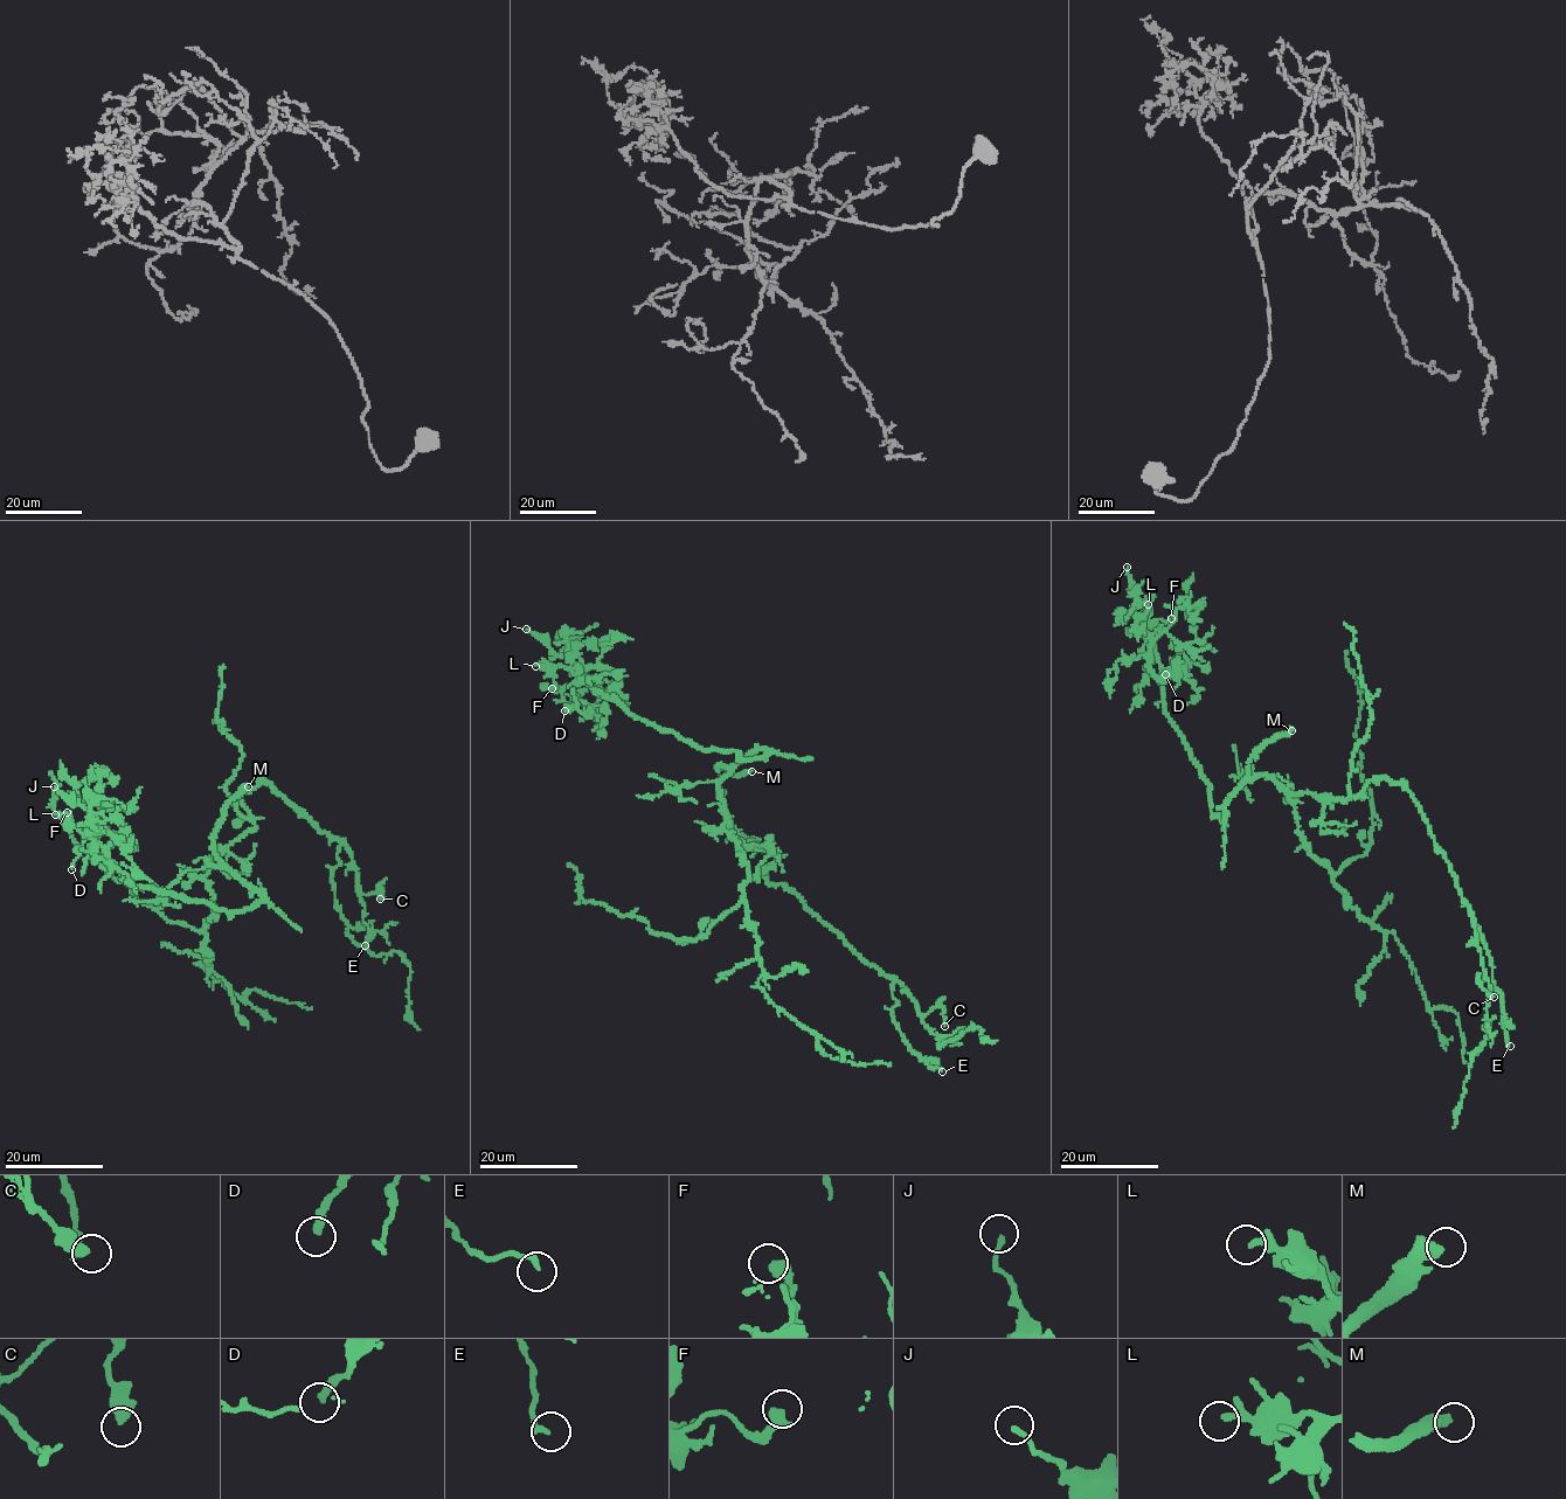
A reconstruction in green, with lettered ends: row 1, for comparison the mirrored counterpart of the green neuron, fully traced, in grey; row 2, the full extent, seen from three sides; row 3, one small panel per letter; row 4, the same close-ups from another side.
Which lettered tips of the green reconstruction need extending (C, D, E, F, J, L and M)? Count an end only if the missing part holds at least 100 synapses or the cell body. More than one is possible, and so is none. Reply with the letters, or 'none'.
M

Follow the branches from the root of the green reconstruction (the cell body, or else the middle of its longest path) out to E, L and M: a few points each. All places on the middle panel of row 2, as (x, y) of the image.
E: (740, 840), (777, 851), (768, 881), (790, 888), (894, 982), (893, 1021), (910, 1052), (942, 1071)
L: (740, 840), (719, 784), (750, 753), (769, 753), (745, 760), (700, 750), (635, 717), (569, 668), (535, 666)
M: (740, 840), (729, 832), (725, 800), (719, 795), (720, 782), (728, 769), (719, 767), (739, 775), (752, 771)

